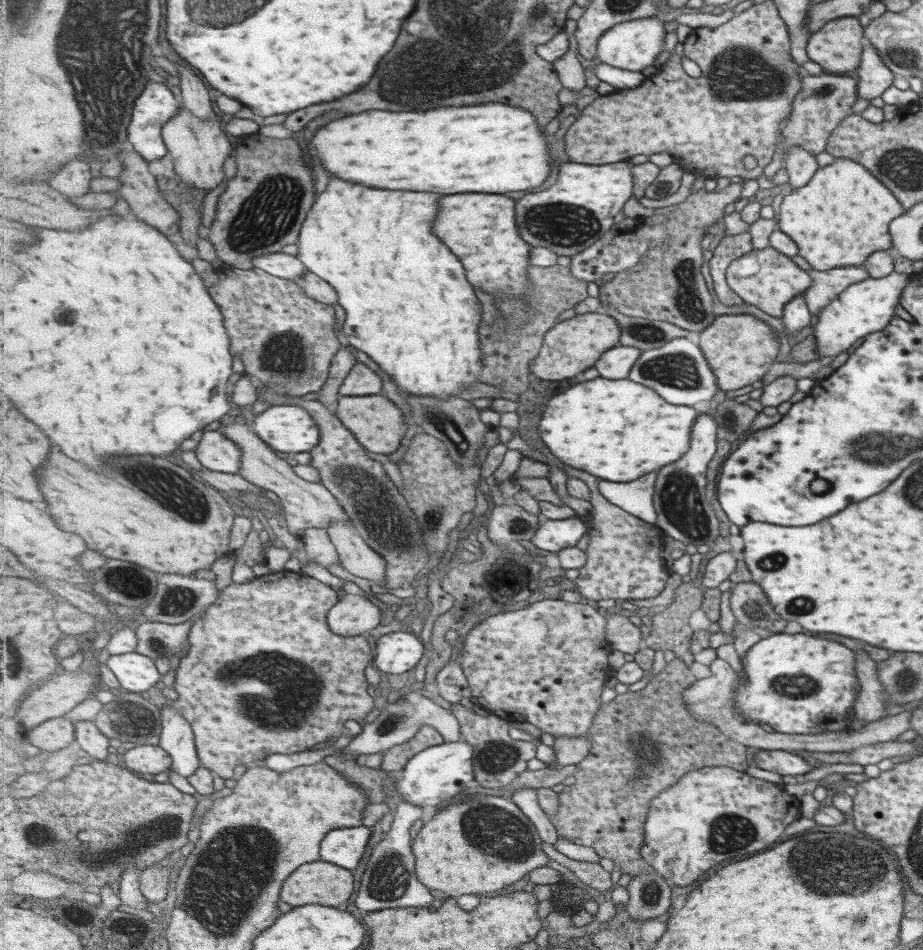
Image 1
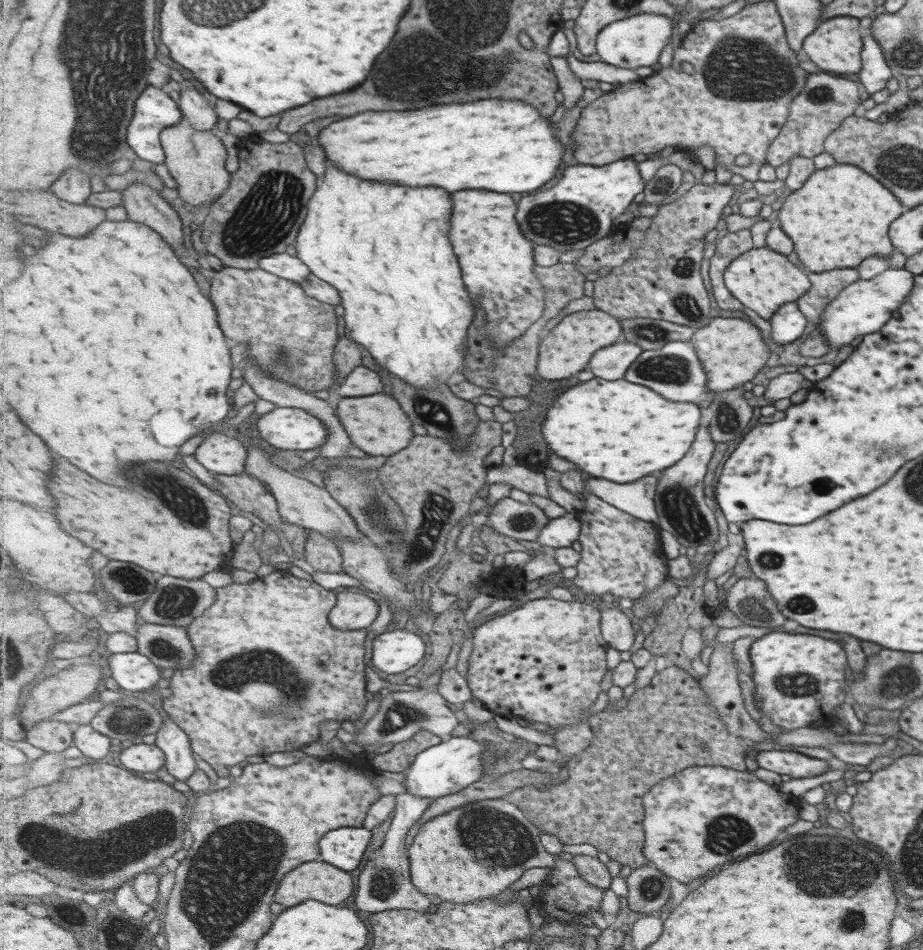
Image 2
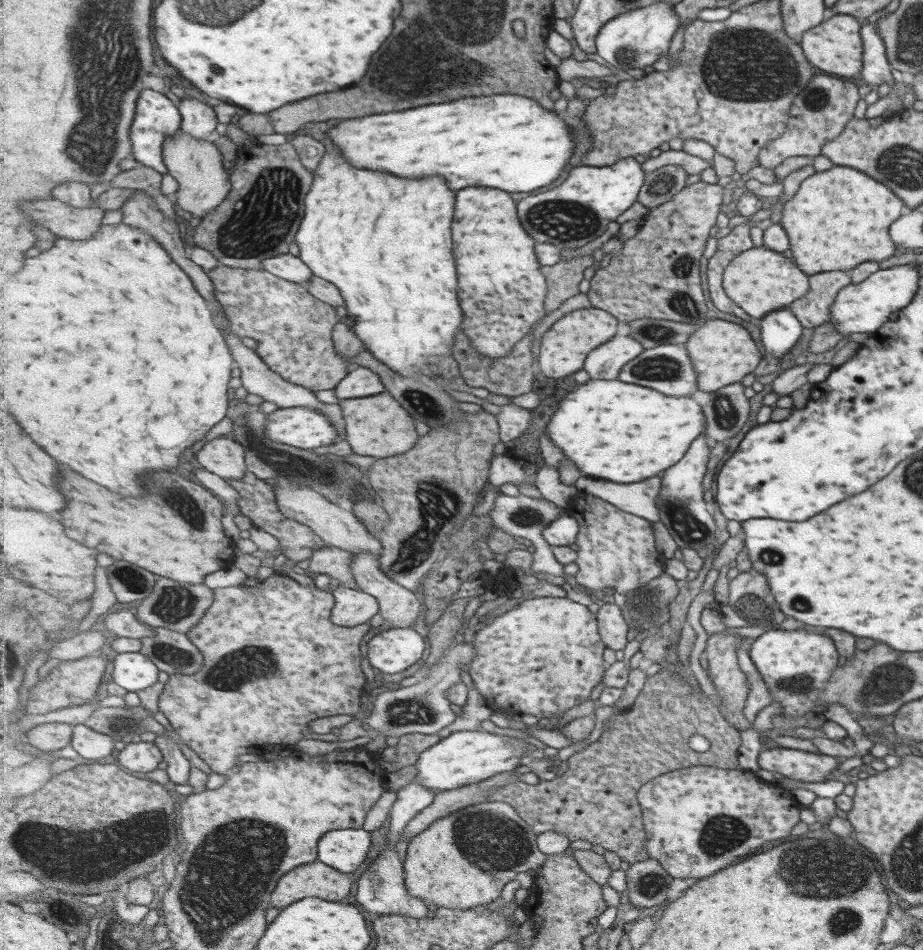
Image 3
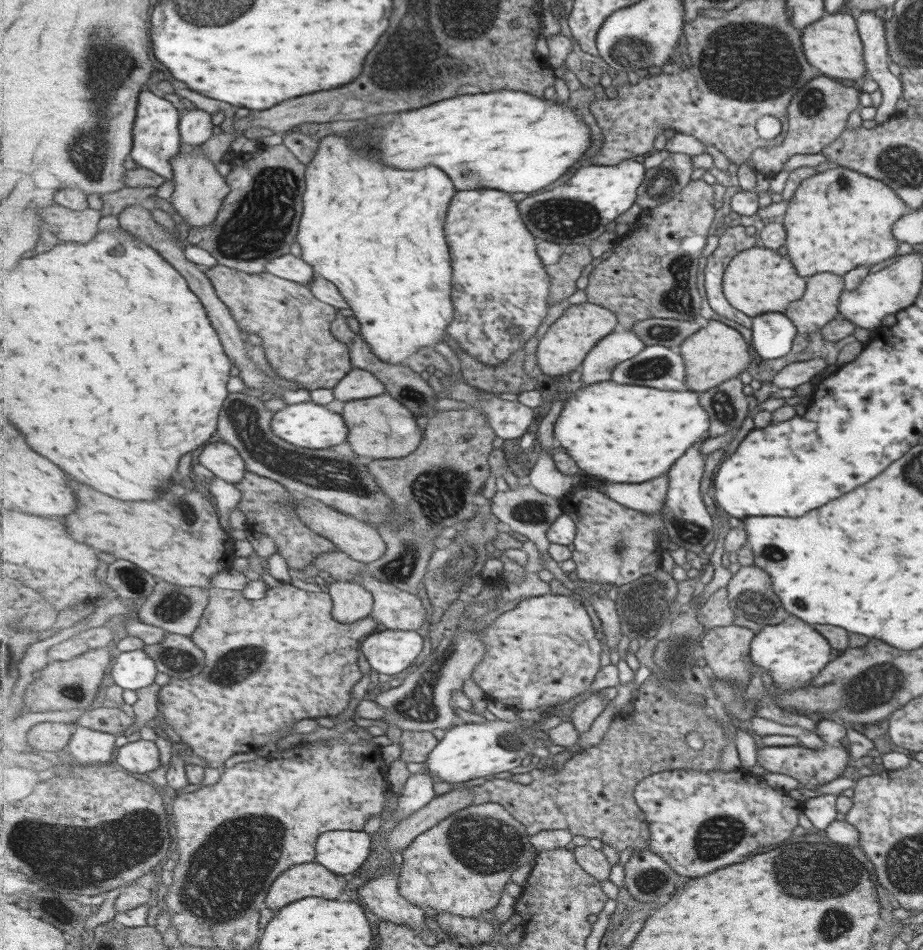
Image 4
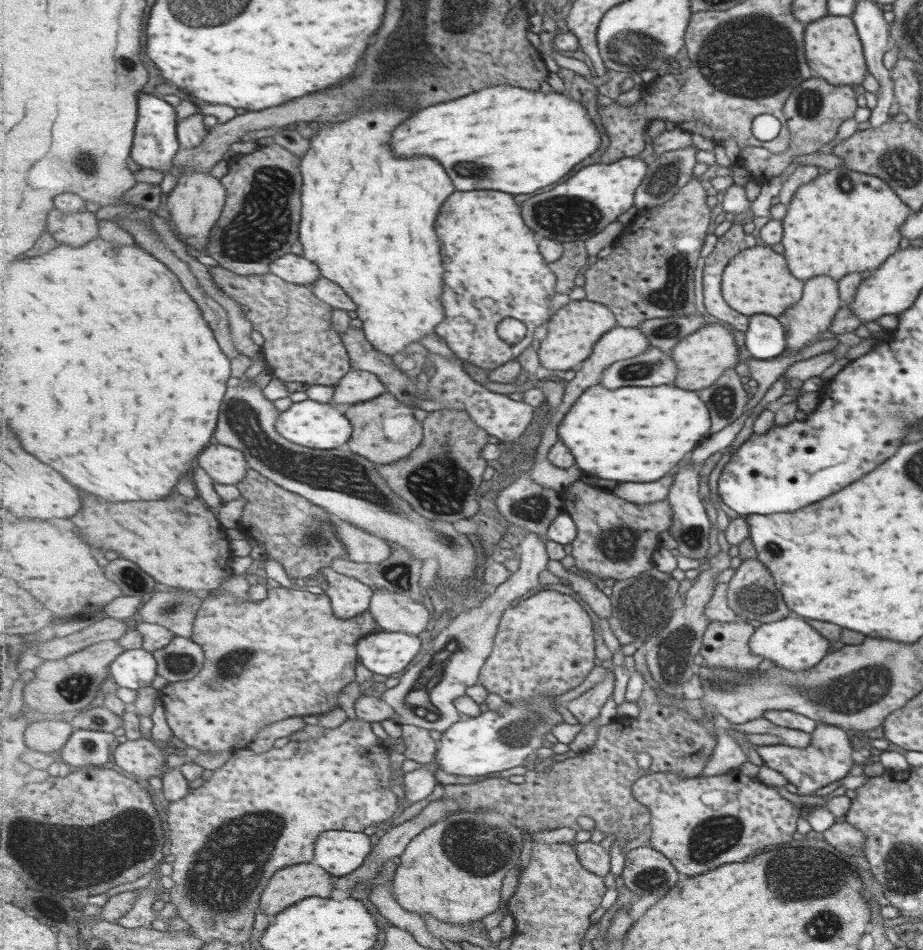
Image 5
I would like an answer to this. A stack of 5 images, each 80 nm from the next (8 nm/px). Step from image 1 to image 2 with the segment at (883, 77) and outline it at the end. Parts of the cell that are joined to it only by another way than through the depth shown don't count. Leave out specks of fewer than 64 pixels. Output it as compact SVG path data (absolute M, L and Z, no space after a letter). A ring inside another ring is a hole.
M870 33L863 35L862 68L857 77L863 90L871 95L883 89L892 78L892 70L885 64L880 46L872 39Z

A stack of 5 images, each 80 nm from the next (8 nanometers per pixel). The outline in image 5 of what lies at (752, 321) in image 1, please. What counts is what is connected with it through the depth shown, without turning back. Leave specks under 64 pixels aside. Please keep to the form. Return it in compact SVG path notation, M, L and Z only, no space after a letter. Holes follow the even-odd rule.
M708 324L695 332L684 336L675 347L670 350L671 360L676 364L677 376L675 386L688 390L699 391L710 387L723 372L735 368L739 362L737 346L731 338L731 332L719 324Z

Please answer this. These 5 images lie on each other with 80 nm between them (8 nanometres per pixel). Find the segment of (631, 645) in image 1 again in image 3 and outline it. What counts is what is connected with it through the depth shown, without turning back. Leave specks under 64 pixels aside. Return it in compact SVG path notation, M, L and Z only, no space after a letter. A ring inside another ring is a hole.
M615 603L603 604L598 609L599 628L605 644L615 650L625 650L632 637L632 630Z

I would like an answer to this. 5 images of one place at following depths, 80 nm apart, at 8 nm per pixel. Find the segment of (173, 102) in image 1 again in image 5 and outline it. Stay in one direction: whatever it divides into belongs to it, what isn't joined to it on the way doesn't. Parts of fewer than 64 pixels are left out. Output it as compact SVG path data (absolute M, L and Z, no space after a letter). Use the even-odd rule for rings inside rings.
M141 94L139 96L139 122L134 136L134 147L132 148L132 160L143 168L155 168L165 171L162 182L162 192L170 193L177 186L179 177L169 172L177 152L179 152L178 139L178 112L165 100Z

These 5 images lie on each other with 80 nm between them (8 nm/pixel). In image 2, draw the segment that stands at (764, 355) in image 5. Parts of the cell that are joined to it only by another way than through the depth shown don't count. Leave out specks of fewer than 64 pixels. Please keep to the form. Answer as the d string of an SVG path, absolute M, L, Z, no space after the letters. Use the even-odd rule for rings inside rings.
M795 301L783 304L767 321L771 329L771 340L775 345L787 345L794 342L807 327L807 322L803 314L799 312Z

